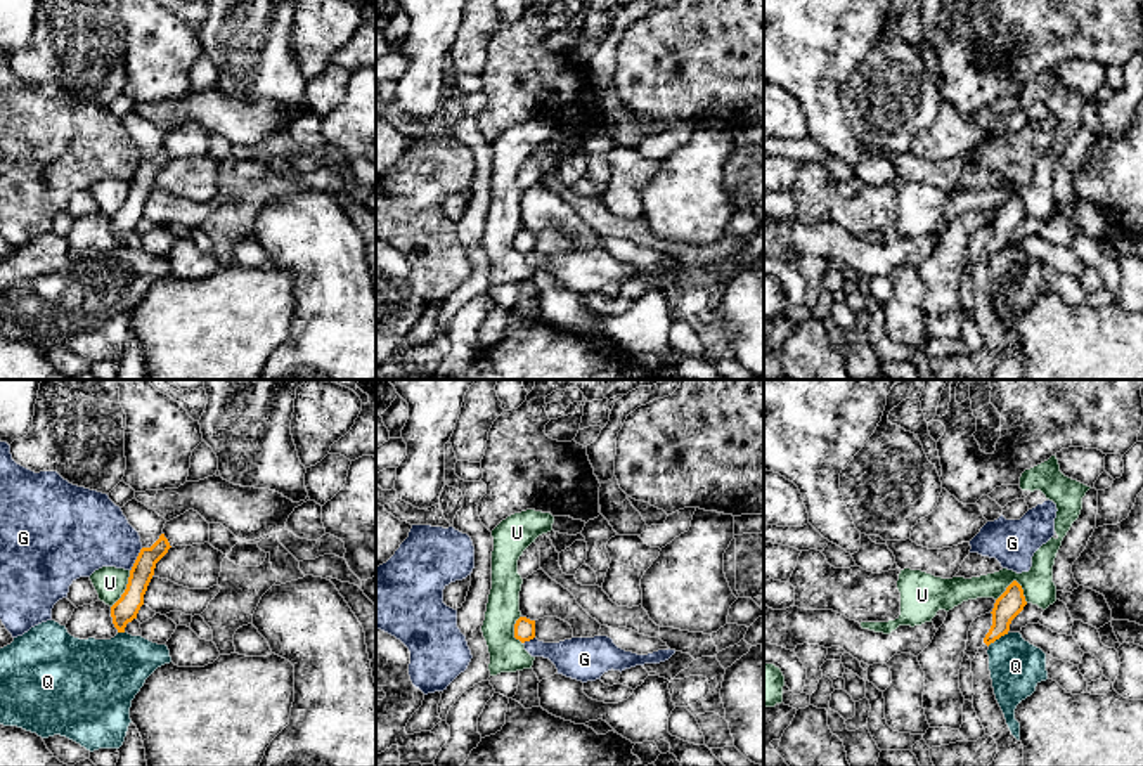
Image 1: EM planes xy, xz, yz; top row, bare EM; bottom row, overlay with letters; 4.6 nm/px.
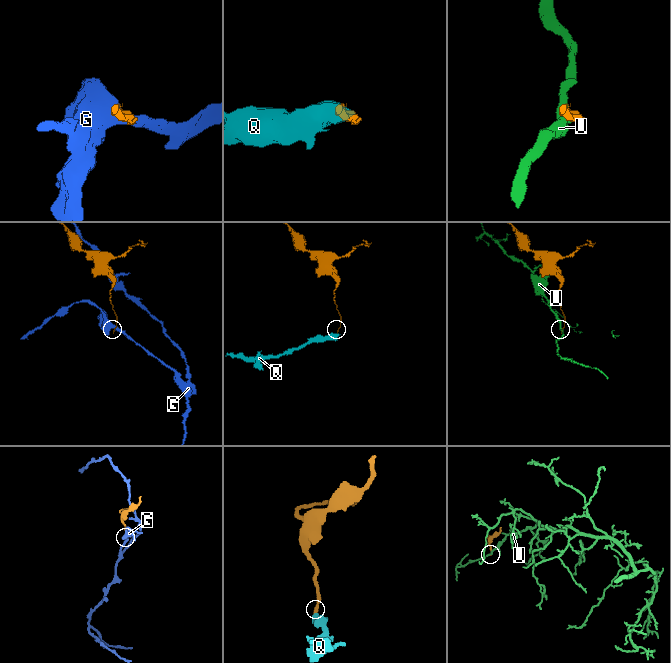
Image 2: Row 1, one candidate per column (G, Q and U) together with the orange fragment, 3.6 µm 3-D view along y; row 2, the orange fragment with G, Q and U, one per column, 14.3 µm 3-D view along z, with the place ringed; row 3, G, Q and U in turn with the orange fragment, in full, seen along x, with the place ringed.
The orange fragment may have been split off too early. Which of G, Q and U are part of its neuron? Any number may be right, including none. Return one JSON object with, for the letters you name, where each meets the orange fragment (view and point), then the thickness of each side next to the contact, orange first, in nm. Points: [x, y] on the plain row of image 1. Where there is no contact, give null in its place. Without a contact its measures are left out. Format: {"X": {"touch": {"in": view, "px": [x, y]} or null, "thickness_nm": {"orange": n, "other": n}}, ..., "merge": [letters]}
{"merge": []}

